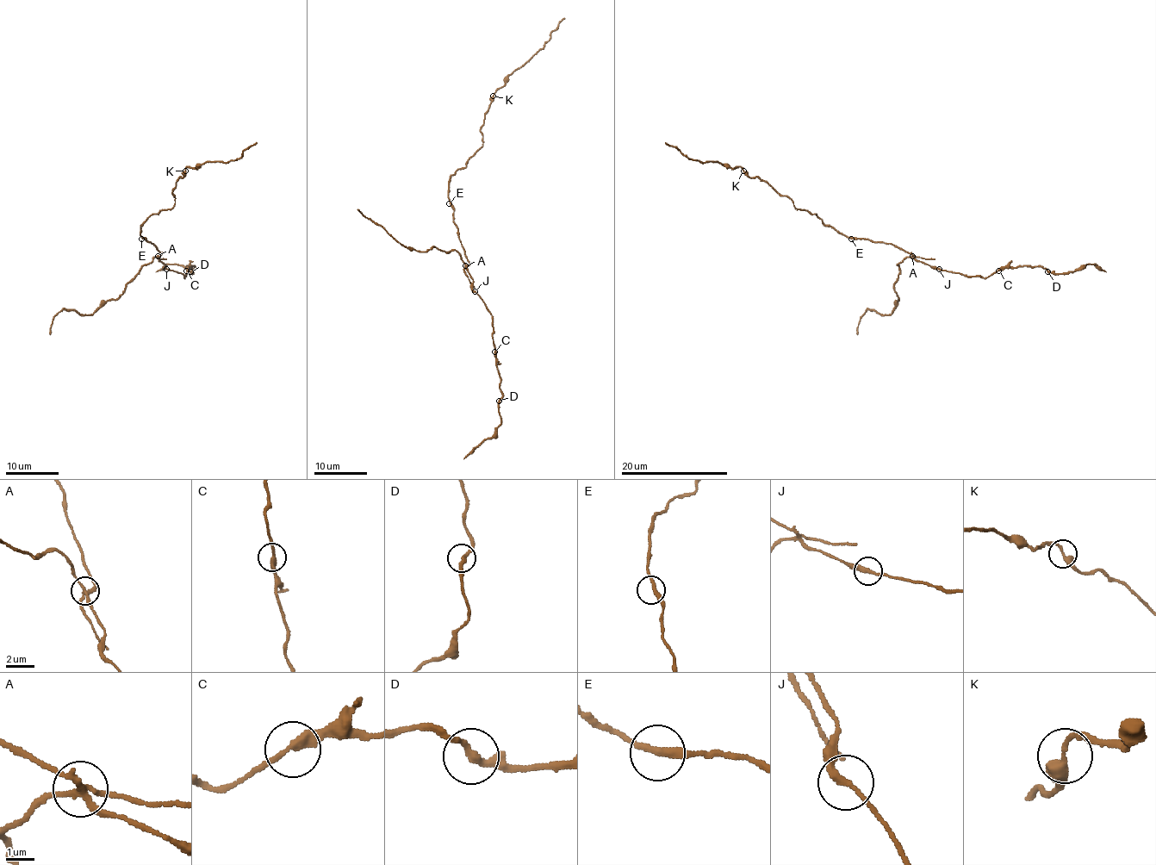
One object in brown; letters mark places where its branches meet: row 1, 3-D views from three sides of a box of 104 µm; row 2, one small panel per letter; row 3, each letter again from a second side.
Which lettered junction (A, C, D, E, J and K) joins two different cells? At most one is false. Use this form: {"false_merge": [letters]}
{"false_merge": ["A"]}

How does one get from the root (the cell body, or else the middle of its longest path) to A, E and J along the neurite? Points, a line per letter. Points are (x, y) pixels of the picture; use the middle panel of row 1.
A: (455, 222), (458, 239), (465, 252), (468, 262), (465, 264)
E: (455, 222), (453, 208), (449, 203)
J: (455, 222), (475, 291)

